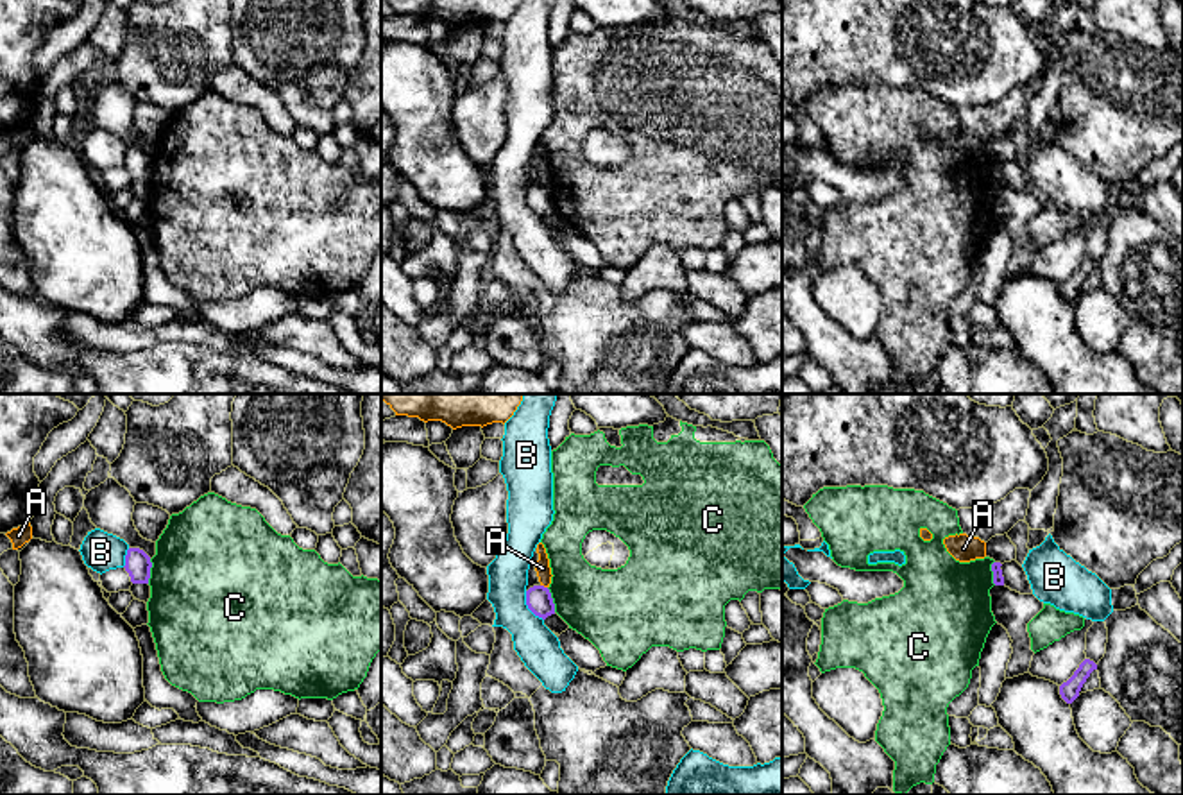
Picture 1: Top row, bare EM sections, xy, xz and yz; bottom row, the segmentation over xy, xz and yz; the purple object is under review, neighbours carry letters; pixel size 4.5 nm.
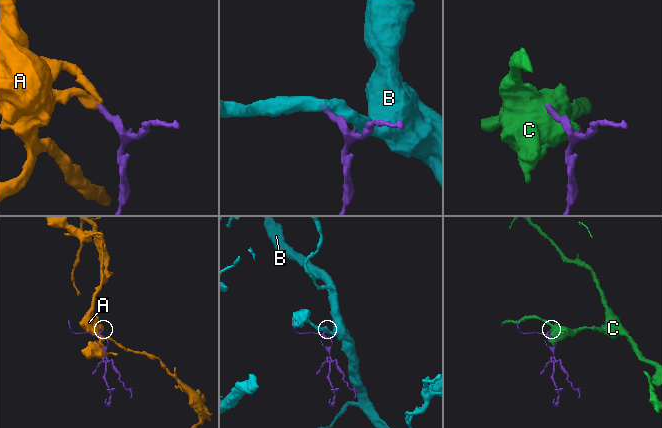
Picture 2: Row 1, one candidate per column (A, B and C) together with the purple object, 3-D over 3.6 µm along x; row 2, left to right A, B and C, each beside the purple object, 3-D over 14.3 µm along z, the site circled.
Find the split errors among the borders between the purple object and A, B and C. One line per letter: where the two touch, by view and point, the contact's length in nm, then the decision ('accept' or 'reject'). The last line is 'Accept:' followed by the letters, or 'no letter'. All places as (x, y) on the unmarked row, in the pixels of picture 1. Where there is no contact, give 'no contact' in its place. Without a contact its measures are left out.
A: xz (543, 185) | 40 nm | reject
B: xz (528, 206) | 160 nm | reject
C: xy (149, 170) | 110 nm | reject
Accept: no letter

